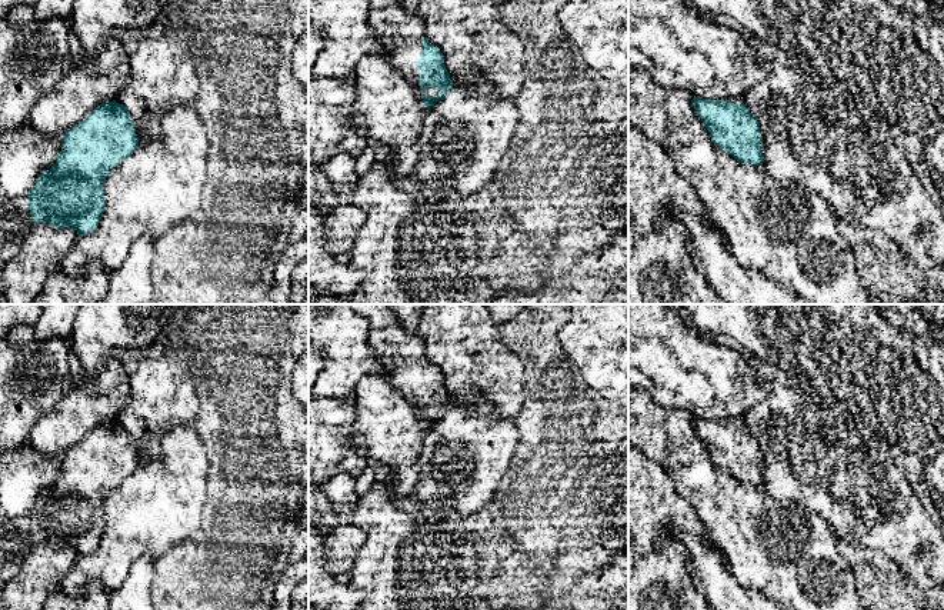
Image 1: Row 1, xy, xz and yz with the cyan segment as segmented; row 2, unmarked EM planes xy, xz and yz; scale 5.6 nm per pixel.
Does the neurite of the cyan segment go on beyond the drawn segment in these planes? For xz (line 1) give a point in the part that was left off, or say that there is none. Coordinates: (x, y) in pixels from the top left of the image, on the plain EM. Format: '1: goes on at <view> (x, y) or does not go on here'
1: goes on at xz (400, 353)

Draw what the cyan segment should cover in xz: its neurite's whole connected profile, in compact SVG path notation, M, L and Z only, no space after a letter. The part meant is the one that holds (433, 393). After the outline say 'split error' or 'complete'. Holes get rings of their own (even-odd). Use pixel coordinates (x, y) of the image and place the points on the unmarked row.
M350 304L368 320L368 346L391 384L421 410L427 429L450 413L453 401L440 369L426 357L423 340L407 333L390 304Z; split error

